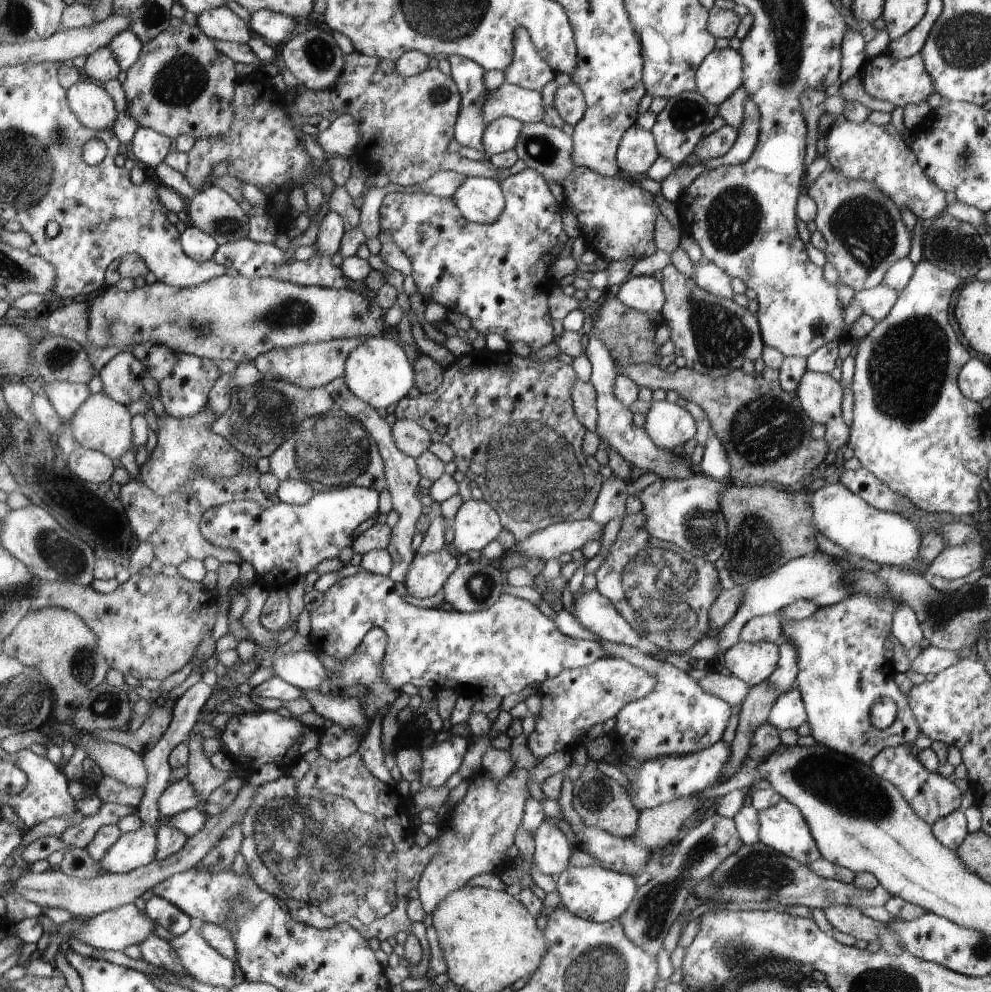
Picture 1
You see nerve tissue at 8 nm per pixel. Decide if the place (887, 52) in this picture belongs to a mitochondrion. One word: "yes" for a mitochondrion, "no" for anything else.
no

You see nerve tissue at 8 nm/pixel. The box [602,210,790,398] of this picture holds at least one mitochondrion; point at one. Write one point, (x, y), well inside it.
(720, 336)

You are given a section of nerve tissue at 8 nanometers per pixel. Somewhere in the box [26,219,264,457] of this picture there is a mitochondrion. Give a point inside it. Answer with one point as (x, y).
(57, 358)

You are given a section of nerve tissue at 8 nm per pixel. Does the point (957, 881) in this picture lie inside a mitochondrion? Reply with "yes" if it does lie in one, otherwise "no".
no

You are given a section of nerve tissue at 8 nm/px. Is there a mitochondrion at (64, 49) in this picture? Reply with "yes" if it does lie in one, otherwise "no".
no

